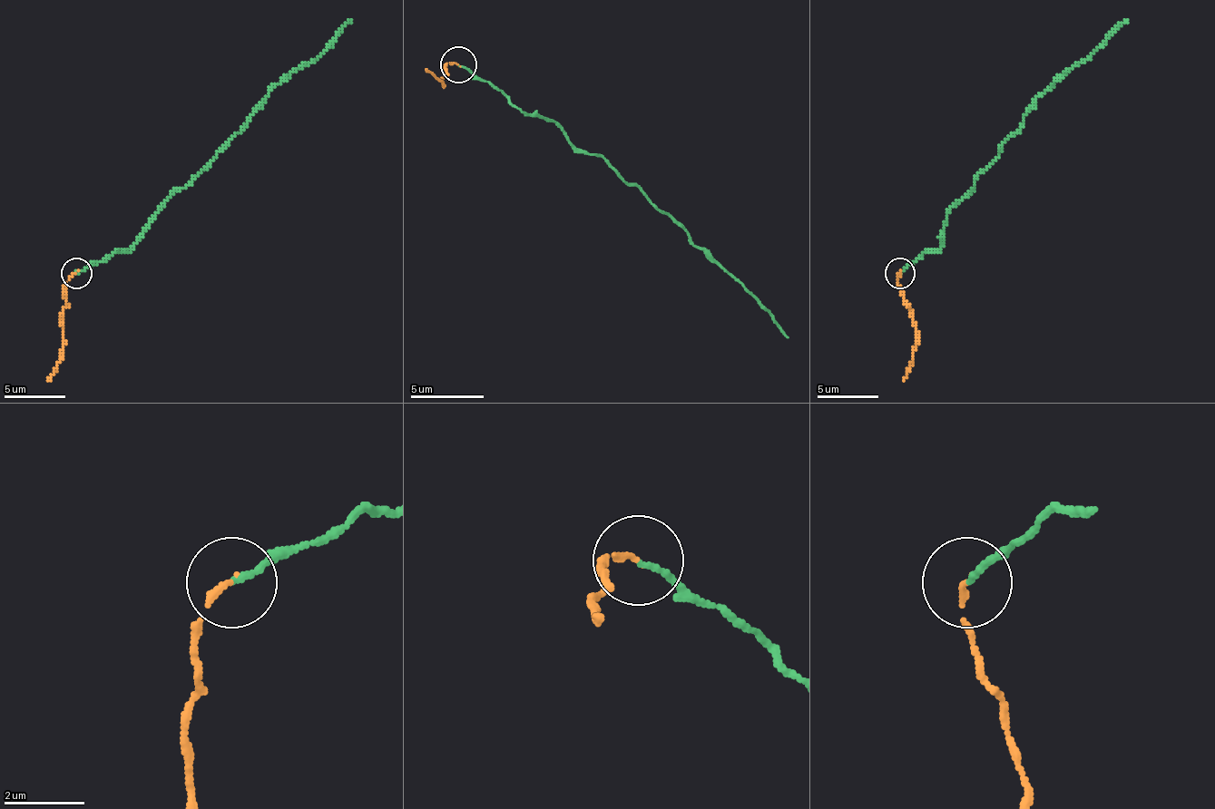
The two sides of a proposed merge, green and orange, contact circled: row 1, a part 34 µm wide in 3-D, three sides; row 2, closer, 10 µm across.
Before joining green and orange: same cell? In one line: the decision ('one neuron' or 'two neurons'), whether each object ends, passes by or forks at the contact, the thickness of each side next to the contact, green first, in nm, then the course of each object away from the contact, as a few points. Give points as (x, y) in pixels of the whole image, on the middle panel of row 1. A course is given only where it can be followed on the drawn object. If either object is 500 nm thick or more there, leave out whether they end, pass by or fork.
two neurons; green ends; orange ends; calibres 130 and 160 nm; course green (457, 65), (490, 80), (524, 113), (553, 121), (578, 150), (596, 153), (670, 216), (736, 277), (787, 336); course orange (457, 65), (446, 62), (443, 83), (424, 69)

